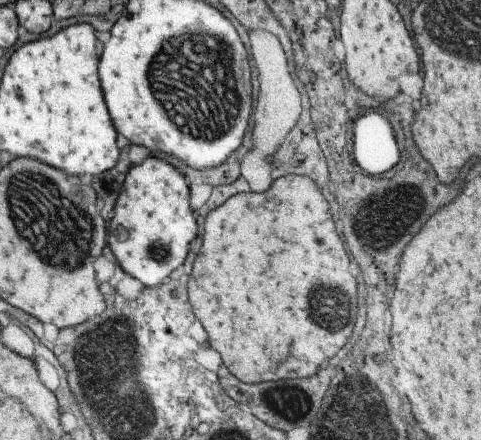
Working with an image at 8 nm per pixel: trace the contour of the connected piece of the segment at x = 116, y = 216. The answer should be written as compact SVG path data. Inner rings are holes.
M147 156L140 164L131 165L112 208L111 221L107 228L107 243L114 253L117 266L126 274L138 279L144 288L155 287L165 278L176 275L174 270L182 266L190 252L191 242L198 234L198 224L193 212L189 184L179 169L154 156Z

